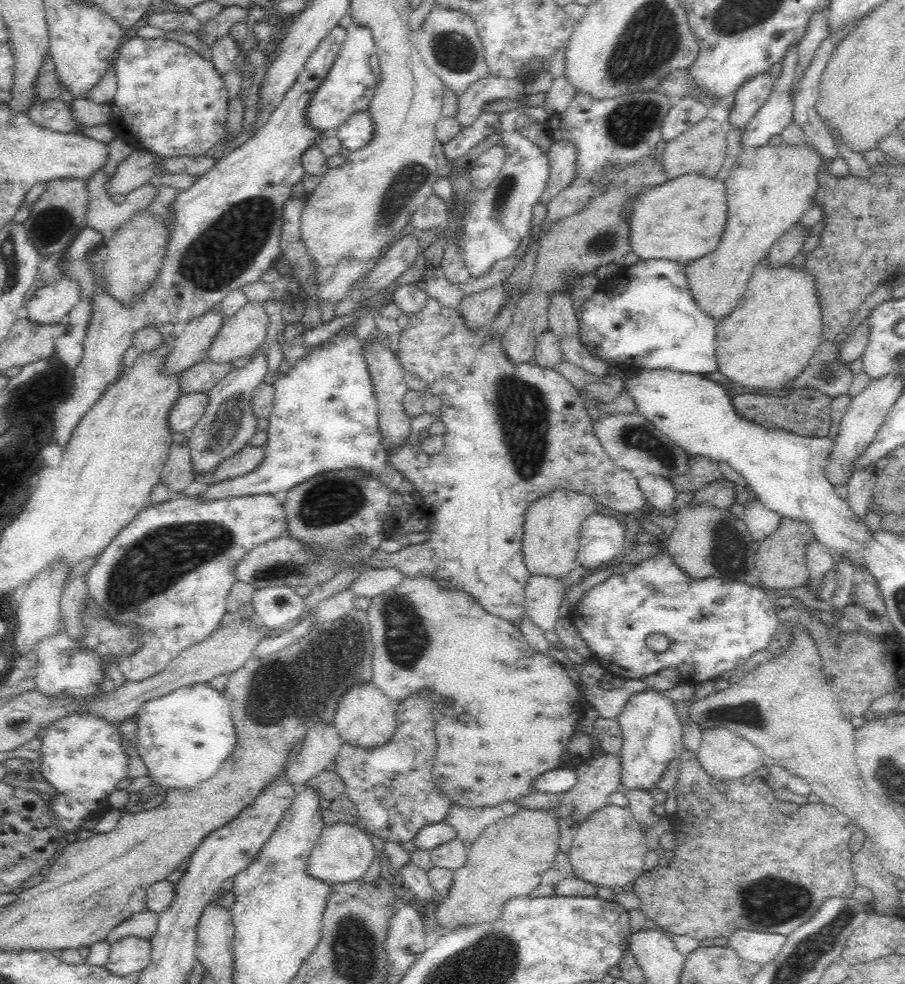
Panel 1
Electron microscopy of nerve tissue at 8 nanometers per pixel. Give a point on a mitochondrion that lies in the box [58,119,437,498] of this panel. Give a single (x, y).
(217, 256)

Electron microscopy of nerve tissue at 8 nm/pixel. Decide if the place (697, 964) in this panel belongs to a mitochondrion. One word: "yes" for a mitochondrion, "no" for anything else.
no

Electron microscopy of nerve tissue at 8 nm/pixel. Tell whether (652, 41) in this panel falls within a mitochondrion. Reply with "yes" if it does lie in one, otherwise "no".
yes

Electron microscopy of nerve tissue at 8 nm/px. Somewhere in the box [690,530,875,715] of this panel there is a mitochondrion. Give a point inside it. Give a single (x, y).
(725, 556)

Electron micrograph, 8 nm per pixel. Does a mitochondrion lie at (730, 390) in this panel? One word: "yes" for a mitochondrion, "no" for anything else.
no

